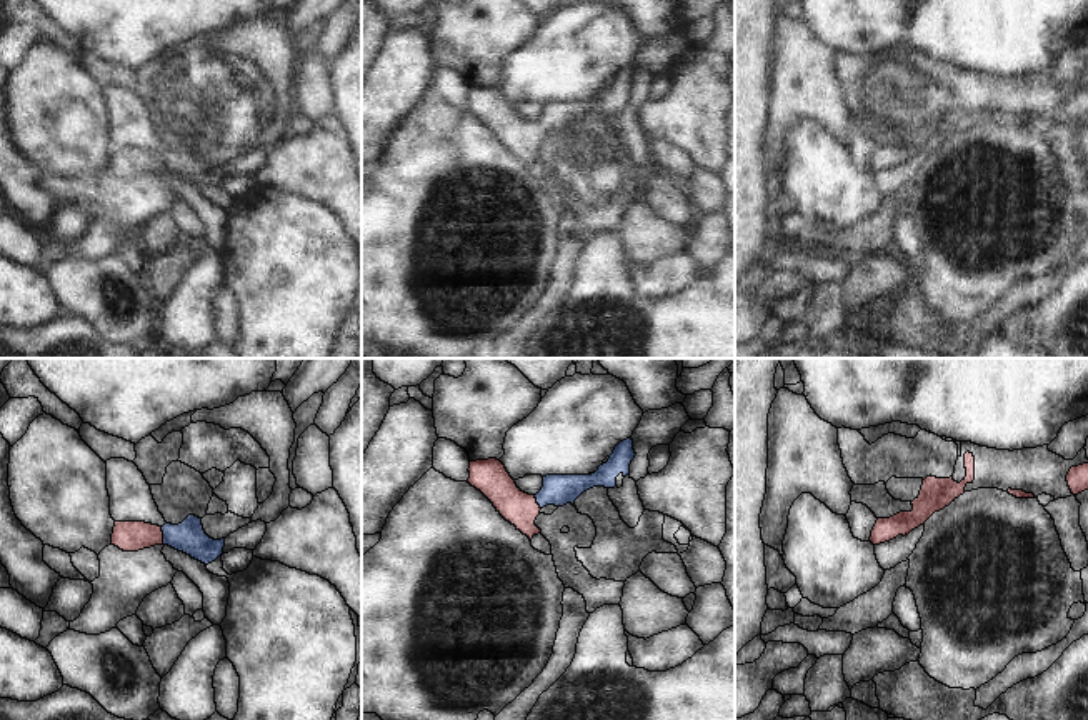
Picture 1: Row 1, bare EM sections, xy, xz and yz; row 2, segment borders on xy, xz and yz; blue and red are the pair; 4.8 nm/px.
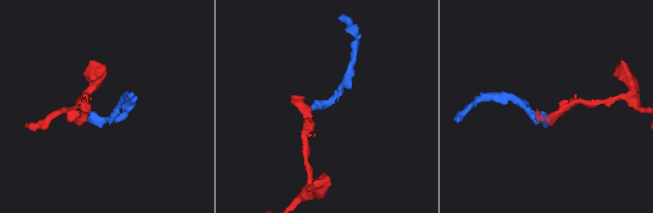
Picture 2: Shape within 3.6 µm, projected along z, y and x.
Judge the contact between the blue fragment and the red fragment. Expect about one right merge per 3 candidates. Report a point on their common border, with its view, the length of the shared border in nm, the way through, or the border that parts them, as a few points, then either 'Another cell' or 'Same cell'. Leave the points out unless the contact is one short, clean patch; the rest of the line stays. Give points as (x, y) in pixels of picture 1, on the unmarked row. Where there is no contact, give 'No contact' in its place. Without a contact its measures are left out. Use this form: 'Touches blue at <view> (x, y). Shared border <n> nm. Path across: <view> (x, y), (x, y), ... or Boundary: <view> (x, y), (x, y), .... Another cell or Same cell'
Touches blue at xy (164, 162). Shared border 90 nm. Path across: xy (189, 164), (164, 162), (127, 162). Same cell

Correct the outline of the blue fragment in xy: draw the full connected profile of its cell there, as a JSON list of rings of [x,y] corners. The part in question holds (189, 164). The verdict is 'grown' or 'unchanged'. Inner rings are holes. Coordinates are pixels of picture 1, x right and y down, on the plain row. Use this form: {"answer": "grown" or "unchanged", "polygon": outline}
{"answer": "grown", "polygon": [[[188,142],[182,150],[163,153],[145,148],[115,148],[112,172],[123,178],[138,178],[155,172],[168,172],[208,192],[223,180],[225,165],[210,165],[202,145]]]}

